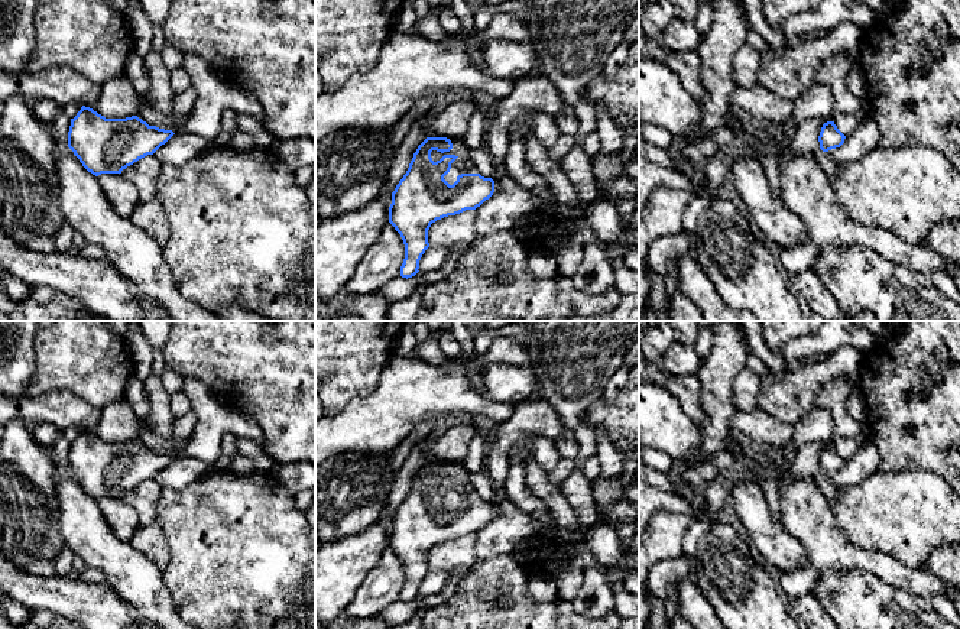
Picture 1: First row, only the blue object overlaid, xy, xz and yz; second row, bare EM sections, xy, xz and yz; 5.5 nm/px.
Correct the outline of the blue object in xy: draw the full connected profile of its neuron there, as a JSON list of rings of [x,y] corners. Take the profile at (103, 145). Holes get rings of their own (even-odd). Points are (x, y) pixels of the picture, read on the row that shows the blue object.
[[[82,106],[68,132],[68,147],[82,166],[98,176],[121,174],[139,159],[153,155],[175,133],[149,126],[137,116],[106,119]]]

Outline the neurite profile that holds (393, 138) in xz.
[[[435,98],[419,100],[390,130],[383,134],[383,140],[390,155],[402,145],[413,121],[432,107],[434,100]]]

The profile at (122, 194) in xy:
[[[101,174],[98,184],[113,208],[124,218],[130,218],[139,204],[139,192],[133,182],[121,174]]]

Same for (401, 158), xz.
[[[424,116],[413,121],[402,145],[392,153],[392,165],[387,172],[385,189],[379,197],[387,207],[392,204],[392,192],[399,181],[406,174],[409,163],[418,146],[427,139],[427,129],[424,126]]]

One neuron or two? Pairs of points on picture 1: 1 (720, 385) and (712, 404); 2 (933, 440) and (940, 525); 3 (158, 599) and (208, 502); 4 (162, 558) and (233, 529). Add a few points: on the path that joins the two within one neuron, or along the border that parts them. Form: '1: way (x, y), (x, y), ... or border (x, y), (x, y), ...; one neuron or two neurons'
1: way (716, 389), (716, 399); one neuron
2: border (902, 469), (926, 469), (936, 473), (944, 482); two neurons
3: border (162, 570), (162, 579), (180, 613); two neurons
4: border (158, 524), (169, 553), (169, 563), (164, 570); two neurons

